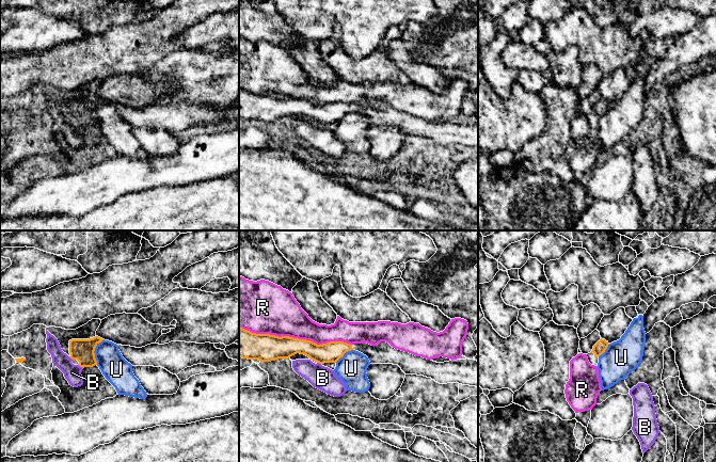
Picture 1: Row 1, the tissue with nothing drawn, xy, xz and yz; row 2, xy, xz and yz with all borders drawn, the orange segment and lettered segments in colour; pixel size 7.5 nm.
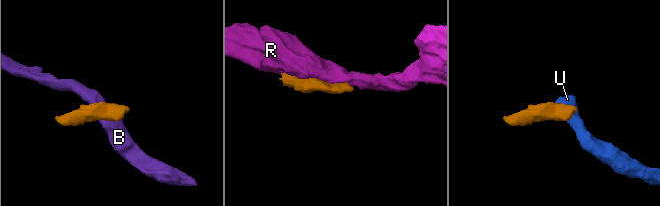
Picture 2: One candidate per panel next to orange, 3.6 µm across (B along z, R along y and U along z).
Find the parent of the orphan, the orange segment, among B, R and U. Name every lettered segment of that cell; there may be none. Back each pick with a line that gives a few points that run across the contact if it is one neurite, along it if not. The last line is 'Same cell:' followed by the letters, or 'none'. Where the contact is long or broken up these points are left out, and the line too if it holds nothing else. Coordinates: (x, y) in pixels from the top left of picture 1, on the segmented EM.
Same cell: none

